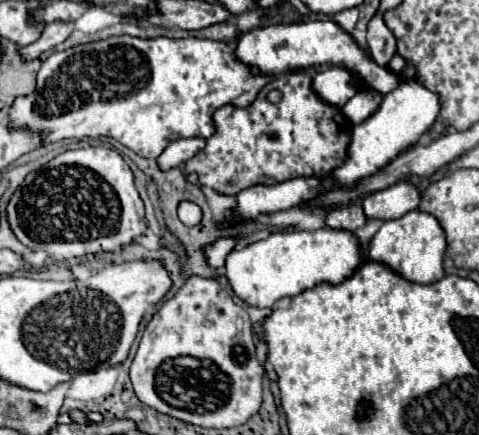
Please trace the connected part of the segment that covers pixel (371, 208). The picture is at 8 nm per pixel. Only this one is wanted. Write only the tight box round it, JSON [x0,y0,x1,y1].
[362,178,420,220]

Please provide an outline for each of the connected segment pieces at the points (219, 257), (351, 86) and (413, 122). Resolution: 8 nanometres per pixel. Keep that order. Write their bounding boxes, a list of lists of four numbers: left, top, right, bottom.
[[204,236,240,268],[314,66,358,108],[332,80,440,186]]

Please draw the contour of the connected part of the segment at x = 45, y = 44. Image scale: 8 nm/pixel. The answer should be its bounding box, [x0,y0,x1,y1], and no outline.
[20,20,74,60]

